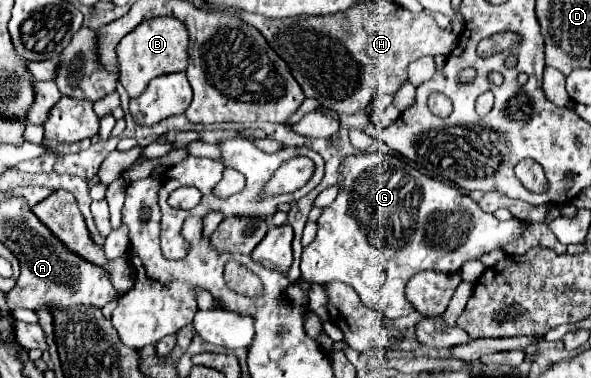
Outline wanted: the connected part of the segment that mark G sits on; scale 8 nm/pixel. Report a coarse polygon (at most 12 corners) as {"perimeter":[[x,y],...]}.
{"perimeter":[[347,156],[301,278],[391,320],[519,232],[393,156]]}

